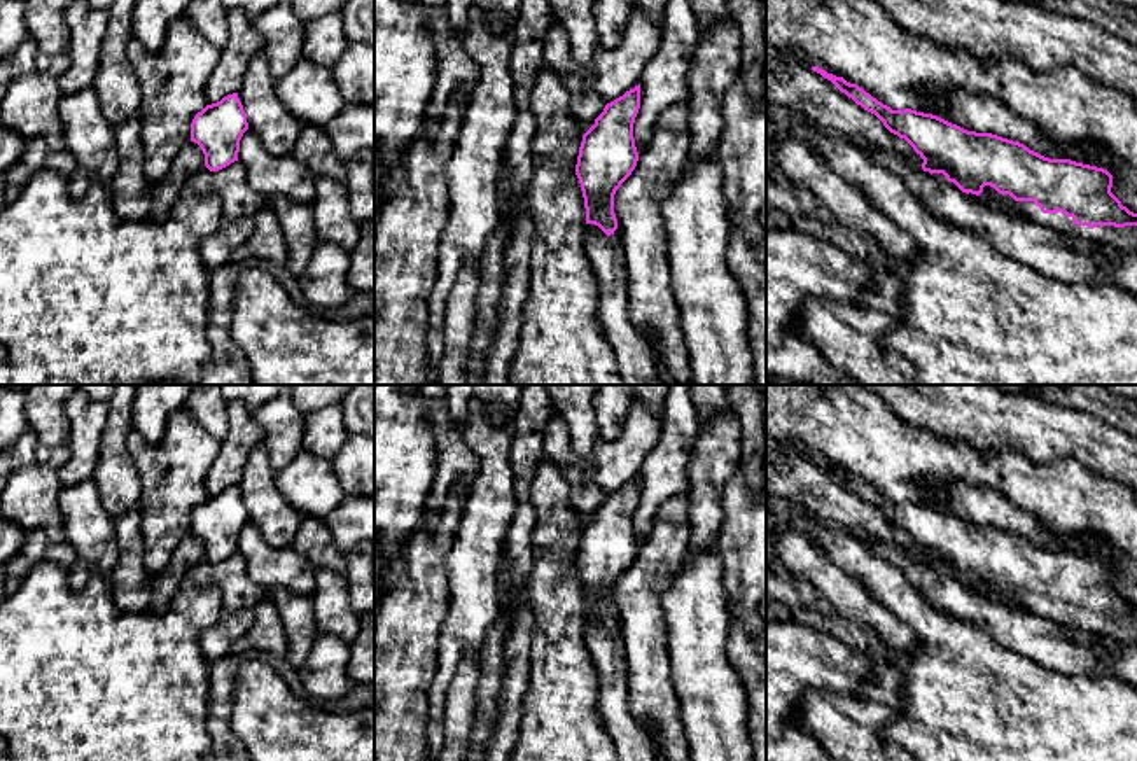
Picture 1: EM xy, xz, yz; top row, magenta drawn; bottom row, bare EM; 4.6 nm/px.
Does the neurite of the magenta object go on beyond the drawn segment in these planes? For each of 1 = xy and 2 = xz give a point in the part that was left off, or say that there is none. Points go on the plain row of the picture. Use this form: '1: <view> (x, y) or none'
1: none
2: none

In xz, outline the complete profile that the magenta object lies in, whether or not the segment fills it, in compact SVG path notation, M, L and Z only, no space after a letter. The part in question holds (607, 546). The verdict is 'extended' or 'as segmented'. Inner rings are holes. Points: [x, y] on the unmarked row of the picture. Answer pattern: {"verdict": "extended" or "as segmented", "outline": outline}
{"verdict": "as segmented", "outline": "M640 476L607 495L595 516L582 527L575 567L581 576L586 616L598 618L607 628L617 621L614 586L637 558L638 544L633 530L633 514L640 500Z"}

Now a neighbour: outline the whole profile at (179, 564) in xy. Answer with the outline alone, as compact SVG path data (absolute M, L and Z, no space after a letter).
M187 534L173 551L166 570L184 583L189 565L205 558L205 546L194 534Z

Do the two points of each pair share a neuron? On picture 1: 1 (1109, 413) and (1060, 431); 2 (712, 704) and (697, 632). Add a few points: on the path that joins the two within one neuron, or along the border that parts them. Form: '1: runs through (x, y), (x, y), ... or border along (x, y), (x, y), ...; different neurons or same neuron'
1: border along (1057, 406), (1087, 411), (1118, 429); different neurons
2: runs through (707, 686), (698, 669), (697, 649); same neuron

